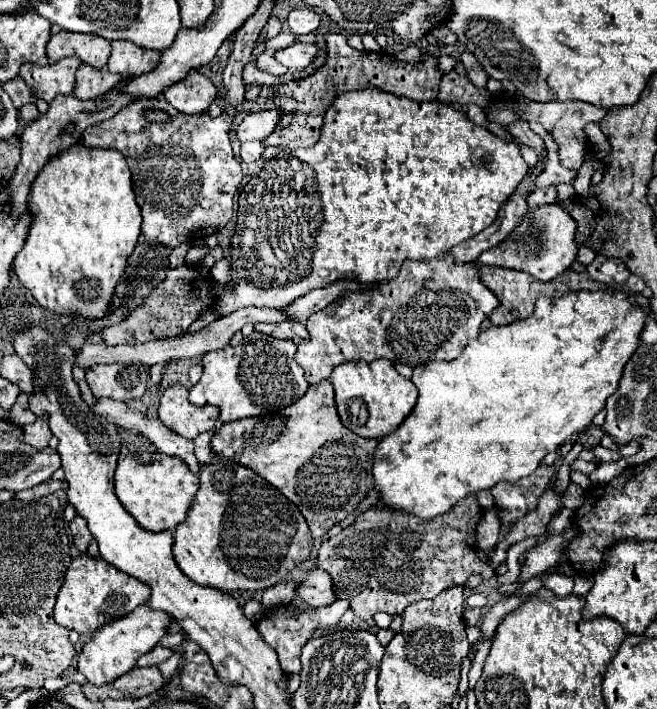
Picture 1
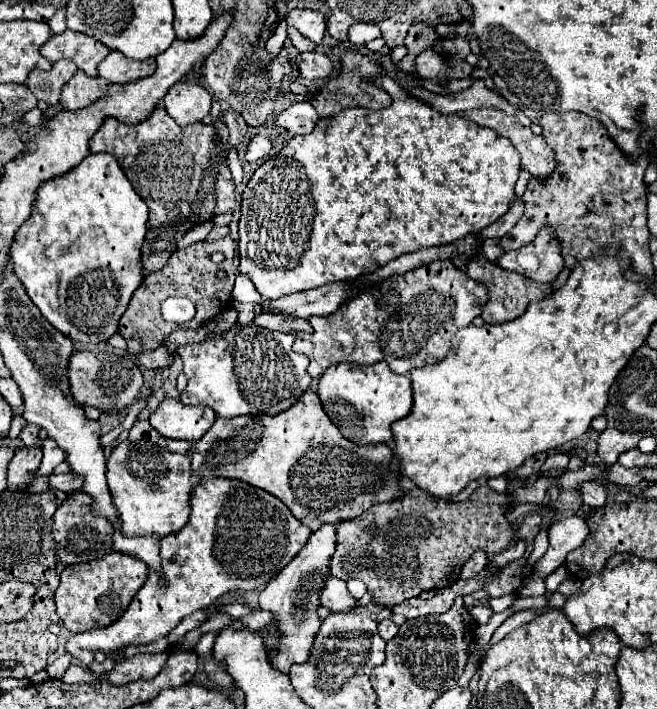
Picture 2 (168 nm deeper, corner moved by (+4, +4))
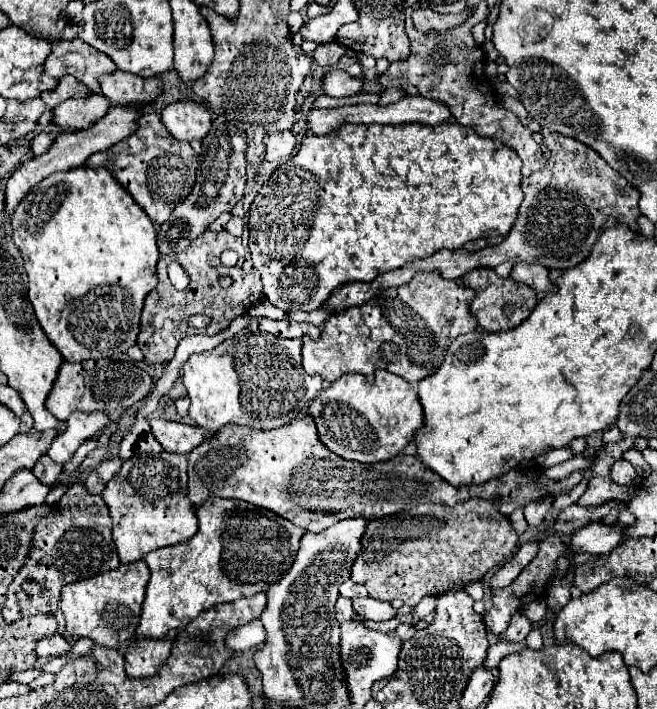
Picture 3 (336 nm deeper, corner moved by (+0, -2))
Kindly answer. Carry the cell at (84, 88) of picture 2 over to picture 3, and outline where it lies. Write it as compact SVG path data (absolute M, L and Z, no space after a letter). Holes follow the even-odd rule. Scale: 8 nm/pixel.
M89 95L89 99L67 99L59 107L53 109L53 123L63 131L81 131L89 129L101 117L105 117L109 109L109 99L103 95Z

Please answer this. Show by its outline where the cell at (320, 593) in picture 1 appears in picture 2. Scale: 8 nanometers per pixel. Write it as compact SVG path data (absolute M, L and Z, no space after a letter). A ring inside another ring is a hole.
M327 577L323 587L321 587L321 595L319 595L319 601L323 607L331 609L333 613L341 613L341 611L347 611L351 607L355 607L355 599L349 595L347 587L345 587L345 581L337 579L337 577Z

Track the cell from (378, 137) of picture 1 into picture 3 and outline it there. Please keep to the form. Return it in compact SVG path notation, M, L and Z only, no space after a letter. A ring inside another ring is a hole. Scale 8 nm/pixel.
M455 121L431 127L421 123L405 123L405 125L345 125L335 133L327 135L311 135L305 137L297 155L285 161L271 179L257 193L251 209L249 209L249 249L253 257L253 267L259 269L265 289L265 299L275 307L285 311L313 311L325 305L331 293L347 283L373 281L379 273L393 271L407 261L429 257L441 249L461 249L467 241L481 239L485 235L507 235L515 223L517 209L523 199L521 183L521 159L515 151L501 147L501 143L493 143L493 139L479 137L471 127L461 127Z

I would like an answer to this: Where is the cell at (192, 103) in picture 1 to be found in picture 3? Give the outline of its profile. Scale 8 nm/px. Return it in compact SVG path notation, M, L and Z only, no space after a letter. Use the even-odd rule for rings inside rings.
M177 101L167 105L161 113L161 121L169 135L179 141L199 141L211 129L209 109L195 101Z

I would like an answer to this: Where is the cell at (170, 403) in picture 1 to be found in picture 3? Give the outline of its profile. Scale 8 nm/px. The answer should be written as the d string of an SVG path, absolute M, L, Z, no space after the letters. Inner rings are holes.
M151 419L149 425L155 439L161 443L161 447L167 453L189 455L197 445L201 445L205 439L213 435L211 431L205 431L203 427L183 425L183 423L165 421L165 419Z

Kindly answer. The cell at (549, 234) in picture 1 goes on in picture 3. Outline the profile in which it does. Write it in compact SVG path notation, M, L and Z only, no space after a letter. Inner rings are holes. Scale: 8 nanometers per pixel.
M519 263L511 271L511 279L513 281L533 287L537 293L555 291L555 287L553 287L553 283L549 281L547 275L549 275L549 271L545 267L537 267L533 263Z

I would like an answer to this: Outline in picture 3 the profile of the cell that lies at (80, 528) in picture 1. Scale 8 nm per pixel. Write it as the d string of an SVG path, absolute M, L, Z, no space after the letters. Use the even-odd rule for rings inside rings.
M75 481L67 493L53 505L51 513L43 517L33 533L31 549L25 565L9 585L3 605L5 619L21 619L31 615L55 615L61 589L69 583L89 579L97 573L117 569L121 565L111 537L111 517L101 495L91 495L83 481Z

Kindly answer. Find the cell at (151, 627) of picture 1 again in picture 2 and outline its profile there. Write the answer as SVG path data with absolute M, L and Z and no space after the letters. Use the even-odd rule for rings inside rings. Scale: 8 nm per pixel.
M225 477L205 479L197 487L193 487L191 515L189 515L187 525L181 531L165 535L161 539L161 565L165 573L165 585L159 581L157 573L149 569L149 577L145 585L133 597L131 605L121 615L121 619L117 619L109 627L91 629L91 631L69 637L66 649L73 659L81 661L83 665L89 665L95 661L97 651L103 653L105 657L111 657L111 655L121 653L127 645L147 645L157 639L163 639L187 615L213 605L221 595L229 591L263 589L307 545L309 535L311 535L311 529L303 525L293 513L289 513L289 507L285 507L283 501L277 499L275 495L259 487L247 485L245 481L239 481L239 479L225 479Z

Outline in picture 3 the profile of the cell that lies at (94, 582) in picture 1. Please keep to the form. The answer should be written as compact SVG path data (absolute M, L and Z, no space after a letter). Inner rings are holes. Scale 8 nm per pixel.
M145 561L121 565L103 575L95 575L85 581L77 581L61 591L61 611L67 621L67 633L73 637L87 637L97 645L119 647L127 639L135 637L141 605L145 599L145 587L149 583L149 567Z

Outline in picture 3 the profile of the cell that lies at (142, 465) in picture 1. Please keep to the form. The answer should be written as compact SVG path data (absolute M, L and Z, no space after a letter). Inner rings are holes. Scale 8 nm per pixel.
M163 453L159 457L127 459L103 499L113 521L113 541L121 563L135 563L153 549L191 539L197 533L195 509L187 497L187 457Z

